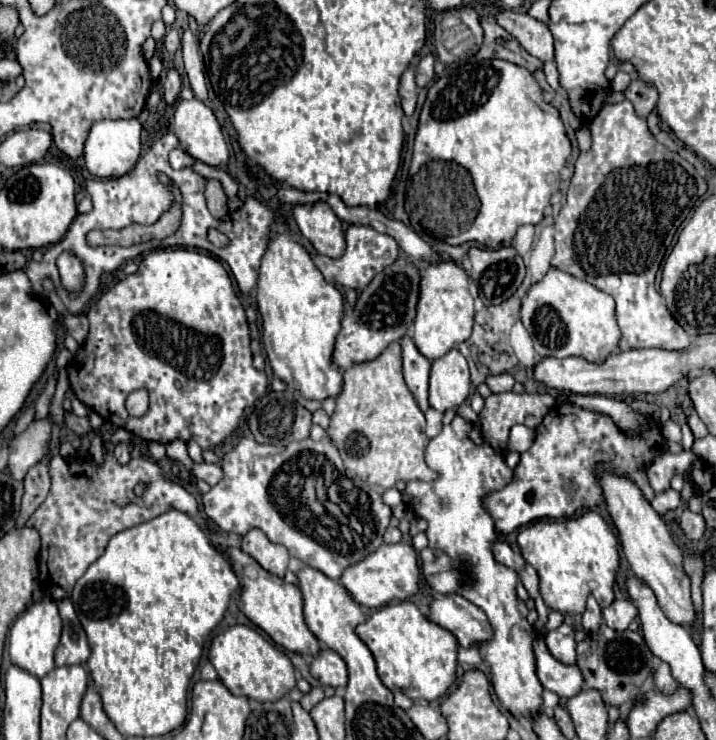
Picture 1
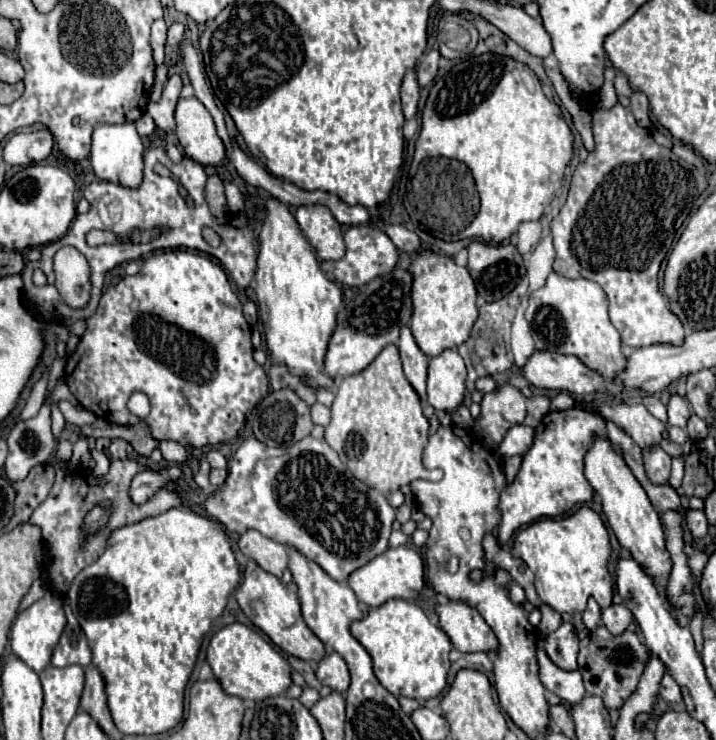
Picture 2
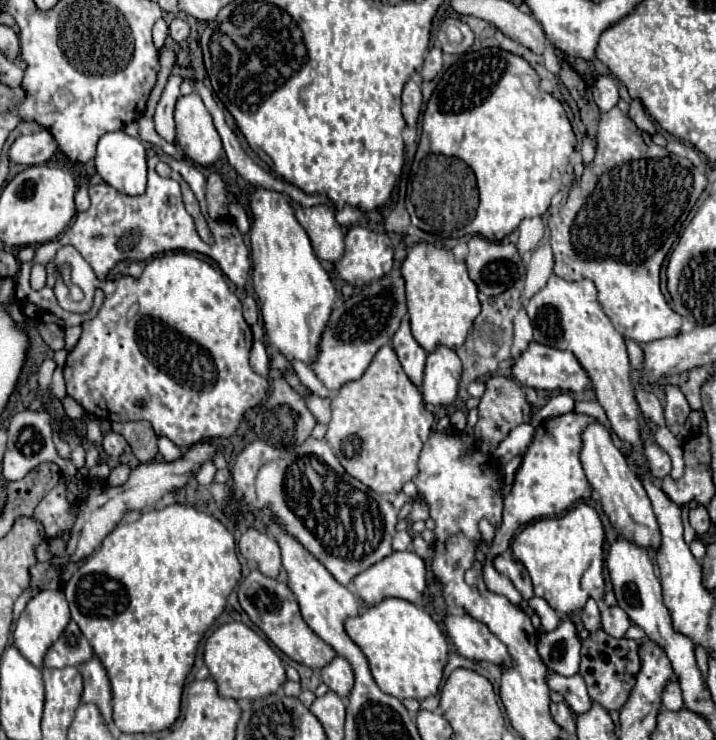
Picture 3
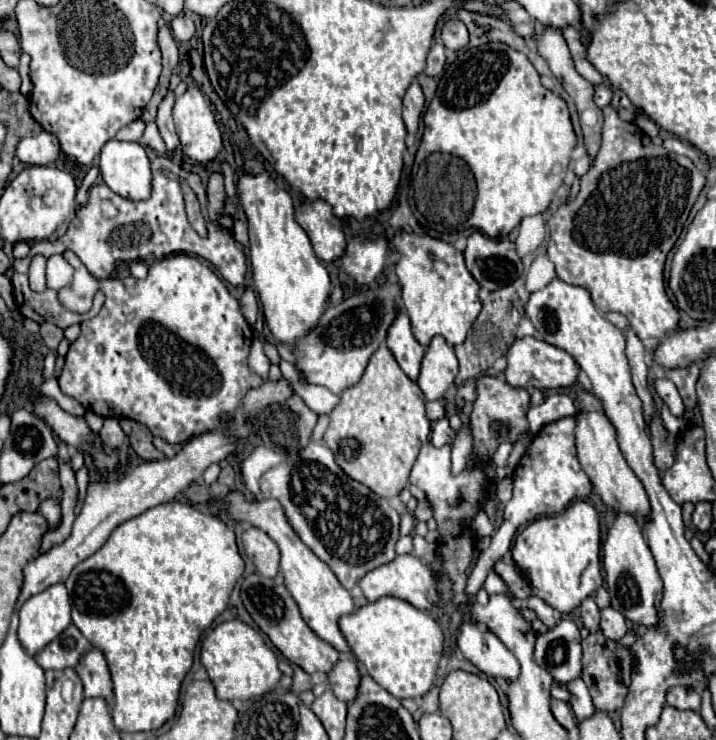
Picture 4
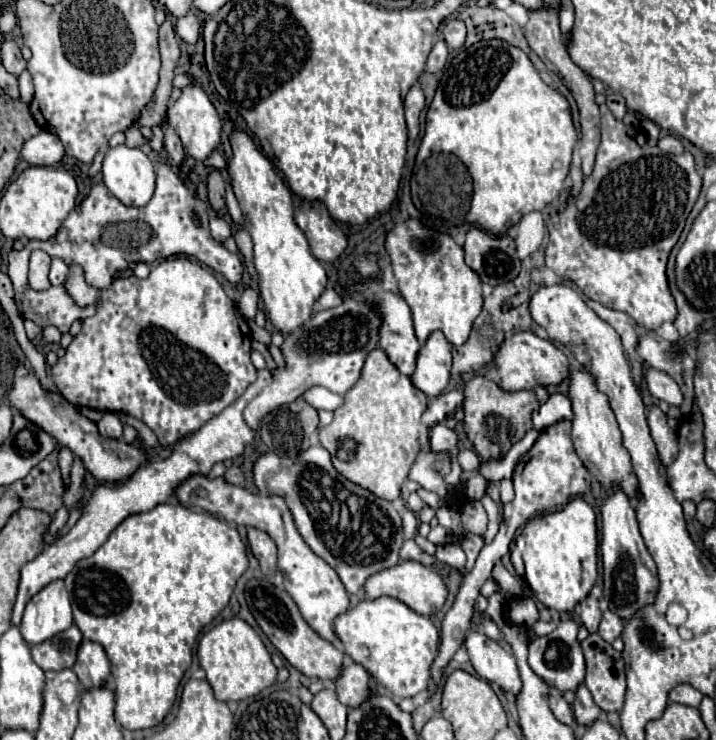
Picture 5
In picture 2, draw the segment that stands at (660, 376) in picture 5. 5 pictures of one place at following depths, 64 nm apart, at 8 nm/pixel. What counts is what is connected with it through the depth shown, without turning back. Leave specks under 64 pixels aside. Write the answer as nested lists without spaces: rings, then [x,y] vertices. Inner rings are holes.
[[[672,396],[668,402],[668,424],[672,426],[680,426],[682,430],[686,430],[686,420],[690,416],[688,410],[688,402],[680,396]]]

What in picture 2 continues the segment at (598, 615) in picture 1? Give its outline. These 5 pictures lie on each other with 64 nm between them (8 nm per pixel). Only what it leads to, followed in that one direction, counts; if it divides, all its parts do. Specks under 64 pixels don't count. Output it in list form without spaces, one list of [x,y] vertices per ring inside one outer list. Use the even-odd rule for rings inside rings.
[[[594,598],[588,600],[588,608],[584,610],[582,620],[584,620],[584,626],[586,626],[588,630],[596,630],[596,628],[598,628],[598,624],[600,624],[600,606],[596,604]]]

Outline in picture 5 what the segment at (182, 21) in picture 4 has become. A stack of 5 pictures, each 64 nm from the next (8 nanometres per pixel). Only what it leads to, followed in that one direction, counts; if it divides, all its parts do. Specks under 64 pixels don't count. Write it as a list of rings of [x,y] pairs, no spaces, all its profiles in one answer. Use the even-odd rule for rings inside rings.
[[[186,14],[186,16],[182,16],[182,18],[178,18],[178,20],[174,22],[174,30],[176,30],[176,34],[178,34],[184,42],[196,44],[196,40],[198,40],[198,30],[200,30],[198,18],[196,18],[194,14]]]

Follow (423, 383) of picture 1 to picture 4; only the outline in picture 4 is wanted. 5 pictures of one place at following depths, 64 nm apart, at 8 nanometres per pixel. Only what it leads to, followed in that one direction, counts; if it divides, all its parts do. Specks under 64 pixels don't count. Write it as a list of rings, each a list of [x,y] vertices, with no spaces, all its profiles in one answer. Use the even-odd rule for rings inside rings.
[[[402,308],[398,312],[398,318],[394,320],[394,326],[390,328],[386,344],[392,350],[394,358],[398,360],[400,368],[406,372],[406,376],[416,382],[420,374],[420,362],[426,354],[426,348],[414,338],[410,330],[410,318]]]

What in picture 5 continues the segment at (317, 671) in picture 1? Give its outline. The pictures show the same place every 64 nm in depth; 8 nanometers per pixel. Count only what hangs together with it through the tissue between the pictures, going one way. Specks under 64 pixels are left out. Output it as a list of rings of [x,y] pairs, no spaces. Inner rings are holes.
[[[346,660],[340,676],[334,680],[334,686],[342,704],[358,708],[370,696],[370,674],[366,674],[360,664]]]

